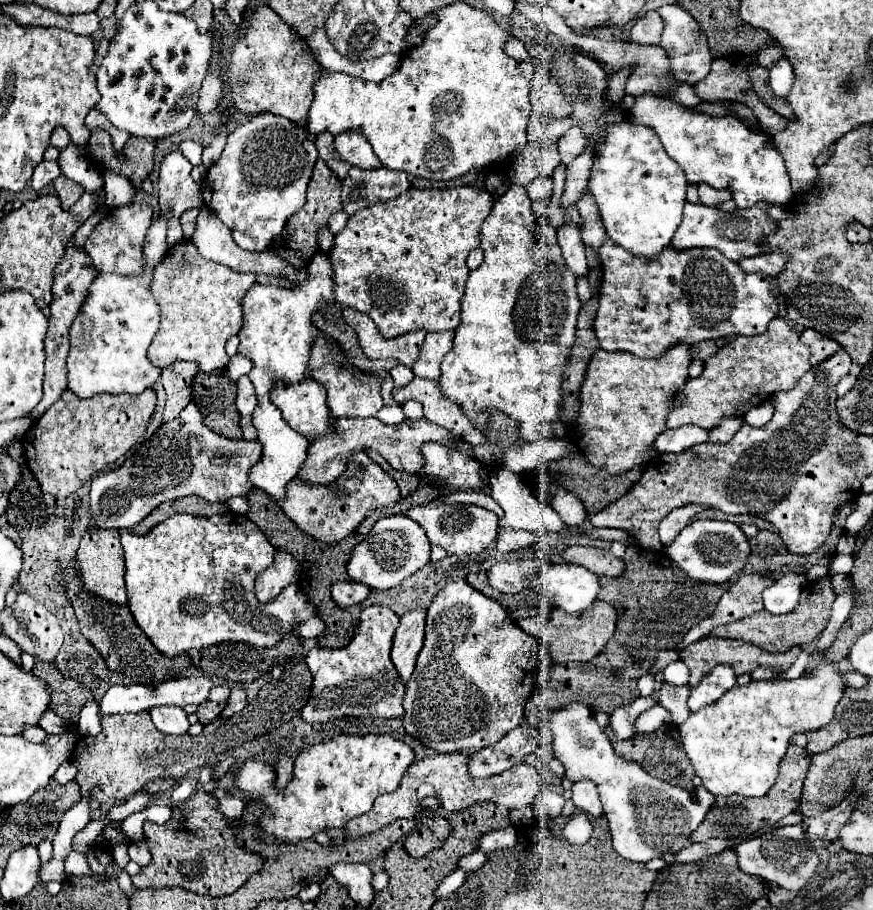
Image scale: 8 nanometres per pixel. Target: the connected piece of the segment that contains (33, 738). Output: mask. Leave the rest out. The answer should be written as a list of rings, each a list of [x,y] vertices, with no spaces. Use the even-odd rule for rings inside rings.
[[[32,726],[32,728],[26,728],[24,734],[22,734],[26,740],[30,742],[36,742],[36,744],[42,744],[46,740],[46,732],[40,728],[40,726]]]

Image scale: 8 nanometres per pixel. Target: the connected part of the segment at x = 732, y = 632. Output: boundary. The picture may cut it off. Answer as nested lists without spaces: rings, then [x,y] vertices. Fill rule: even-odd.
[[[830,576],[824,578],[824,580],[818,580],[818,582],[808,582],[804,588],[802,588],[802,594],[800,594],[800,600],[798,600],[798,606],[788,612],[788,614],[782,614],[782,616],[774,616],[774,614],[768,614],[766,610],[762,612],[756,612],[754,616],[750,618],[742,618],[742,620],[736,620],[736,622],[730,622],[726,626],[720,626],[720,628],[714,628],[712,630],[712,636],[718,636],[718,638],[738,638],[738,640],[746,640],[766,652],[786,652],[790,650],[792,646],[800,646],[800,644],[808,644],[808,642],[814,642],[820,632],[826,628],[828,624],[828,618],[830,618],[830,608],[832,608],[832,602],[834,602],[836,594],[832,590],[832,582],[830,582]]]

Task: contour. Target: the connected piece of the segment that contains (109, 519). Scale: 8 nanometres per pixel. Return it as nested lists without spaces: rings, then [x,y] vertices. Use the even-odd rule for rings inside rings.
[[[190,402],[176,420],[162,424],[152,434],[152,438],[142,442],[140,450],[136,450],[120,468],[106,474],[98,474],[92,480],[92,488],[90,488],[92,524],[98,528],[132,528],[162,502],[184,498],[184,496],[200,496],[208,502],[226,502],[228,498],[234,498],[234,496],[246,498],[248,492],[252,490],[248,480],[248,470],[262,458],[260,454],[262,454],[262,444],[258,440],[252,440],[252,442],[230,440],[206,428],[198,406]]]

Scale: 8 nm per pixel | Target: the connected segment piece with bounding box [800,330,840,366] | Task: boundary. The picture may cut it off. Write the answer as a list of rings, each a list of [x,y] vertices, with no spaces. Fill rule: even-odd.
[[[804,330],[804,332],[800,334],[800,338],[802,338],[802,342],[808,344],[810,350],[812,350],[812,356],[810,356],[810,364],[812,364],[812,366],[818,364],[818,362],[824,362],[826,358],[830,358],[830,354],[836,354],[836,352],[840,350],[840,344],[838,344],[838,342],[822,336],[822,334],[816,332],[816,330]]]

